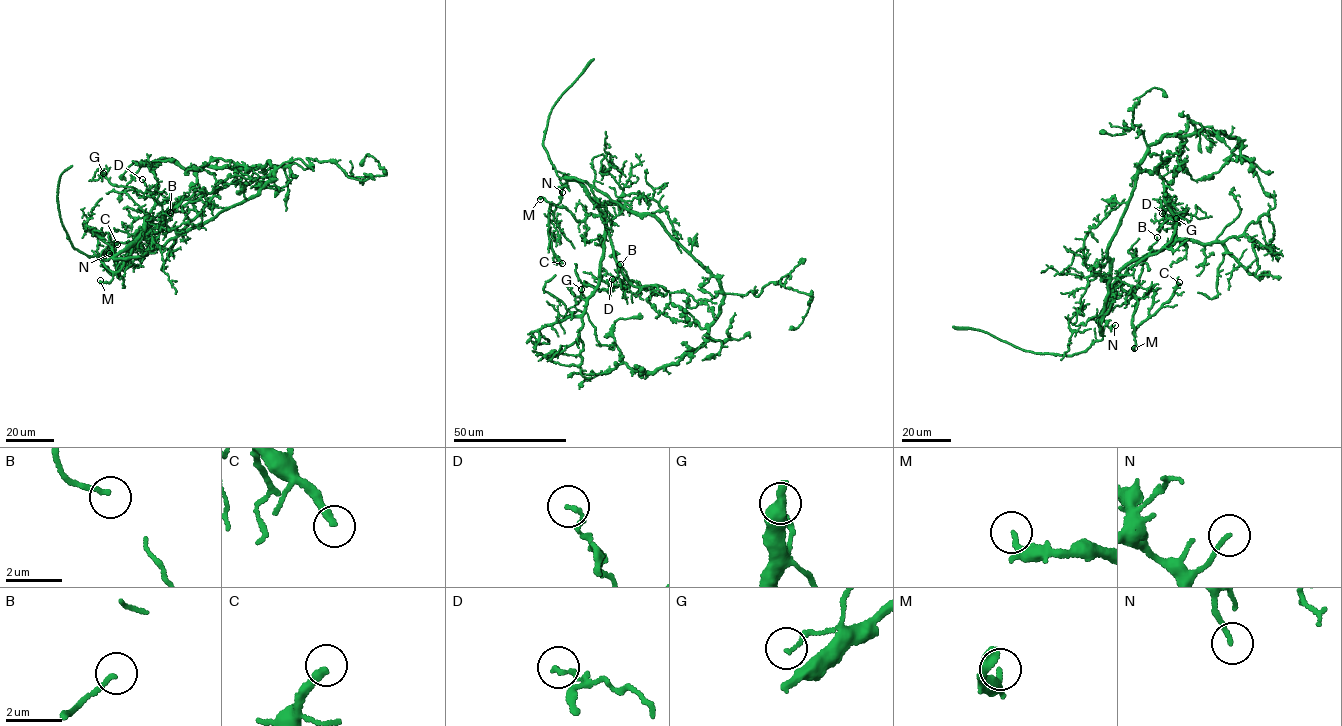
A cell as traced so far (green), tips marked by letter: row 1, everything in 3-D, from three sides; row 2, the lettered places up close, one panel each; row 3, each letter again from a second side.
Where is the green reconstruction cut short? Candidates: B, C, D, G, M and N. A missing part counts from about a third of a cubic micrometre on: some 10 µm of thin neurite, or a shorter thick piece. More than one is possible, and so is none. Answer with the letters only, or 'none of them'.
C, M, N

